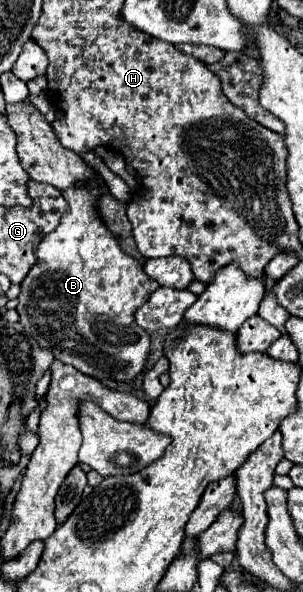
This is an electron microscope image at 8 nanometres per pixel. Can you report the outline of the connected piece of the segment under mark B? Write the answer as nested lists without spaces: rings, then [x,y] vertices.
[[[95,184],[69,188],[63,192],[63,196],[69,204],[69,212],[63,214],[61,224],[37,244],[37,262],[21,282],[17,306],[21,324],[27,332],[31,332],[31,336],[37,336],[39,344],[51,350],[63,364],[71,364],[83,374],[99,380],[109,378],[117,382],[131,382],[143,370],[149,352],[149,336],[135,324],[135,312],[143,300],[147,300],[147,296],[159,288],[159,284],[145,276],[143,268],[121,250],[115,236],[105,228],[95,210]]]

